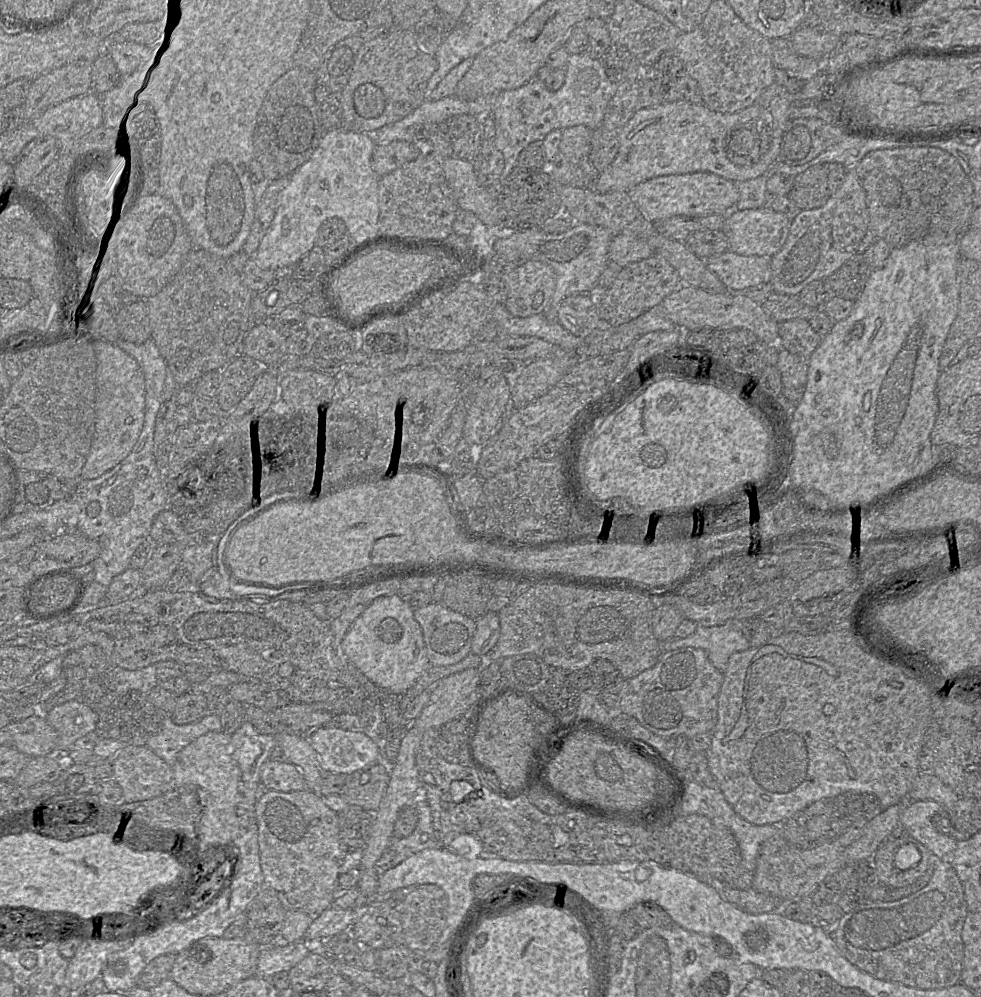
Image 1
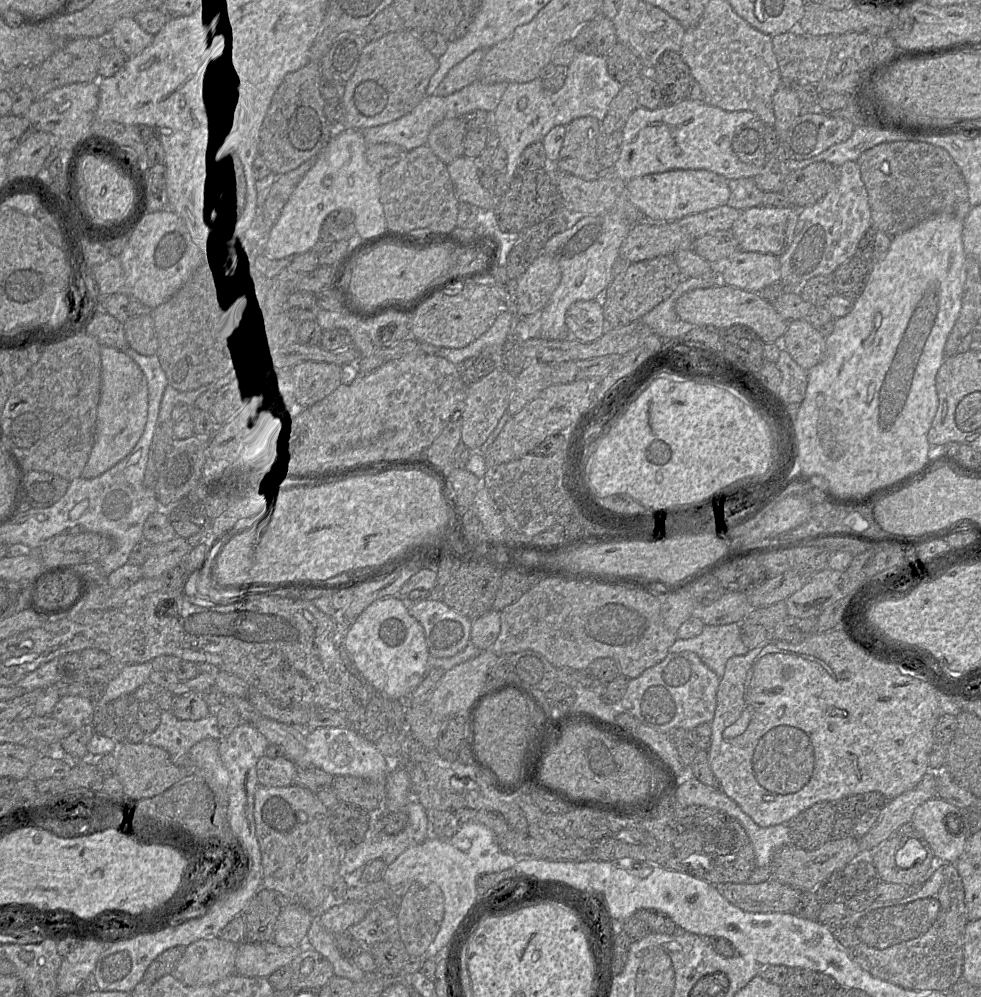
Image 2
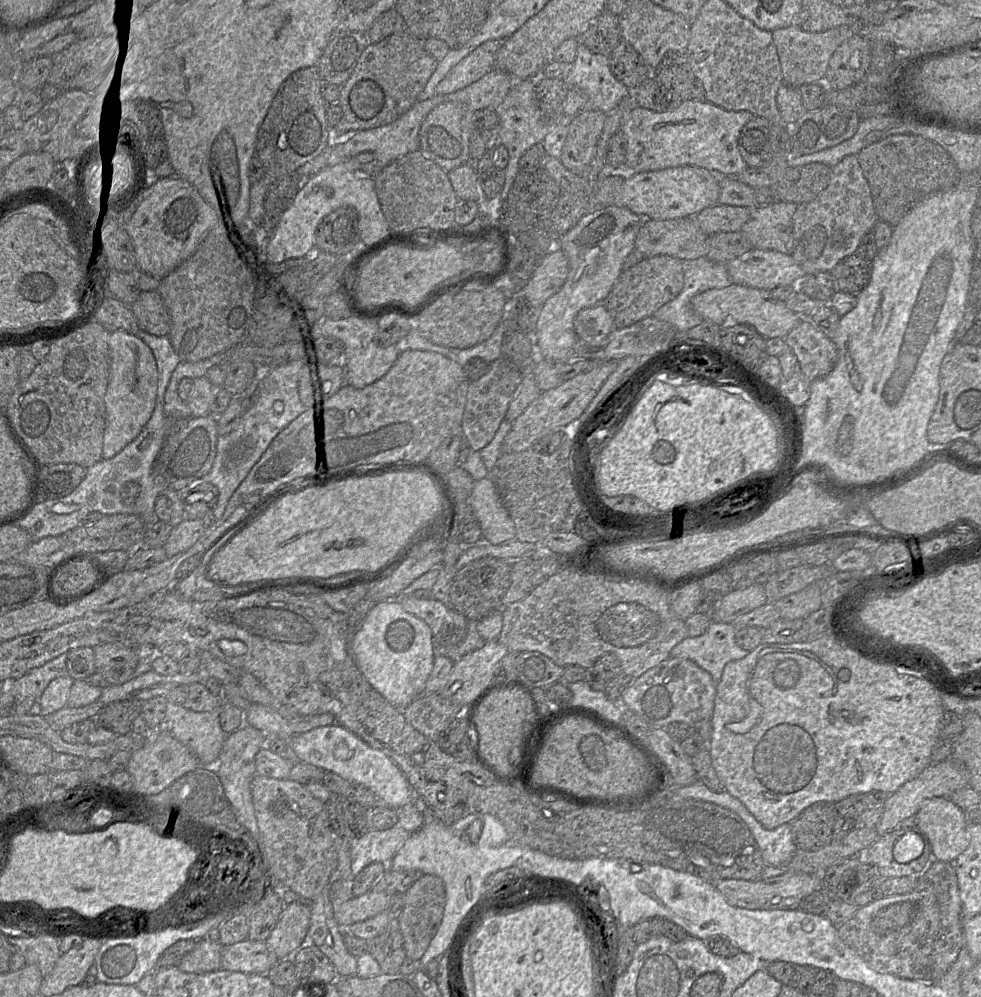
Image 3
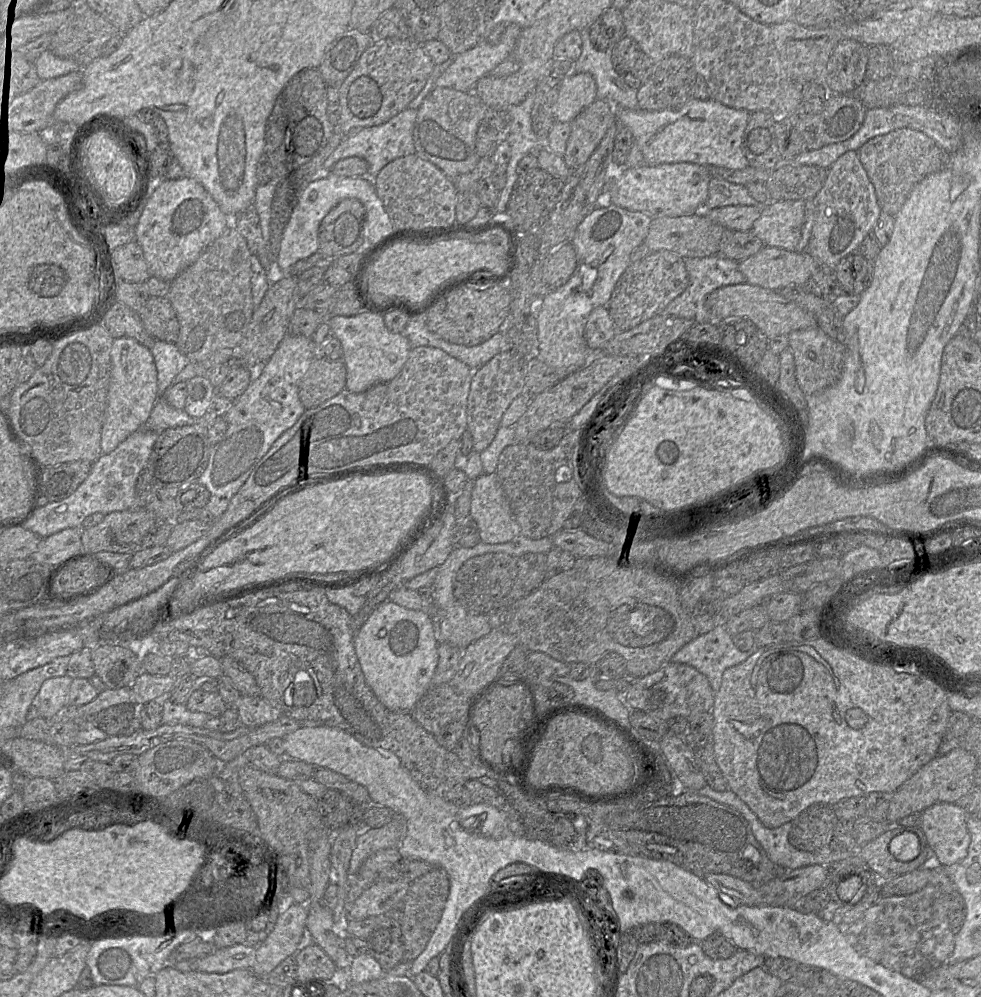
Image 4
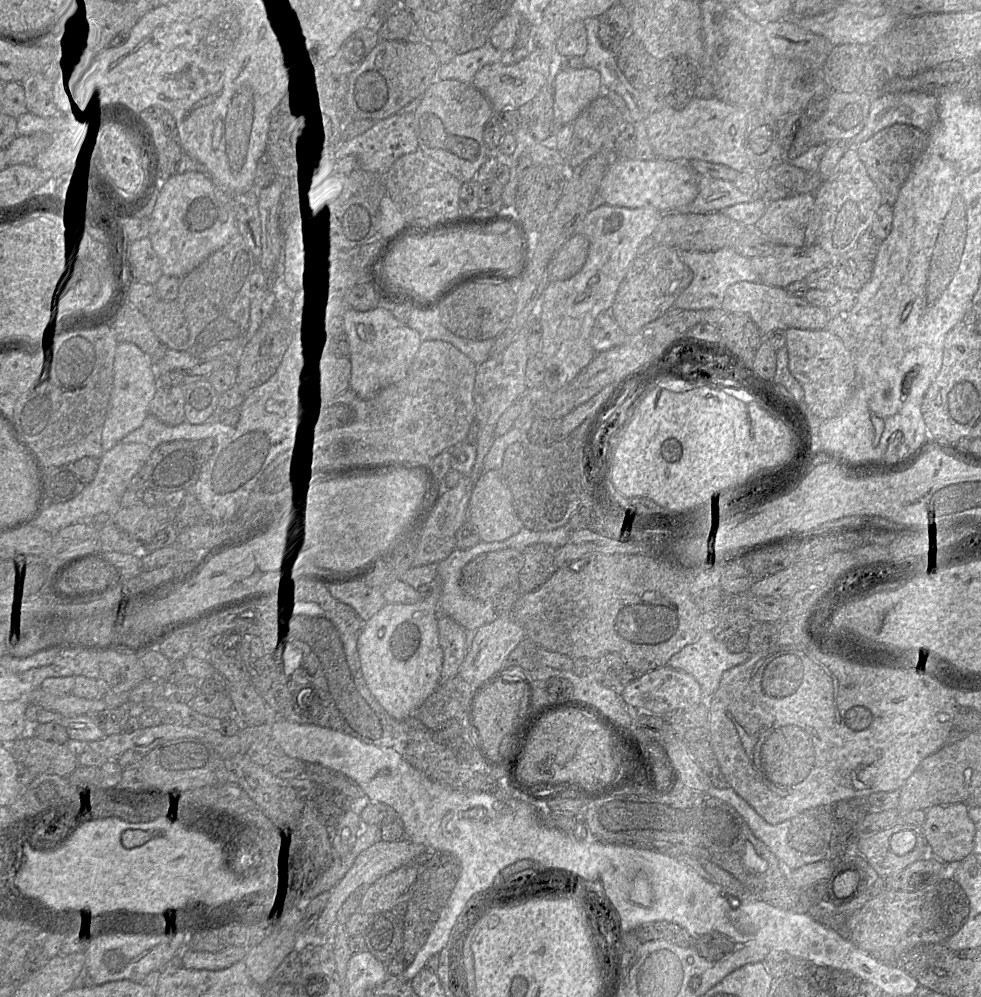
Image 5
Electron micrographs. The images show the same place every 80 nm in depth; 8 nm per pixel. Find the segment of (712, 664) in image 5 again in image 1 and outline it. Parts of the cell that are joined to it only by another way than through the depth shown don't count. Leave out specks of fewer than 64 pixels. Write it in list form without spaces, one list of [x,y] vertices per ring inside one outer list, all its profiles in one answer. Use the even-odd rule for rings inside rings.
[[[728,622],[716,626],[699,625],[695,632],[686,638],[672,638],[663,642],[663,652],[693,647],[706,651],[709,660],[724,673],[730,656],[750,648],[738,622]]]

